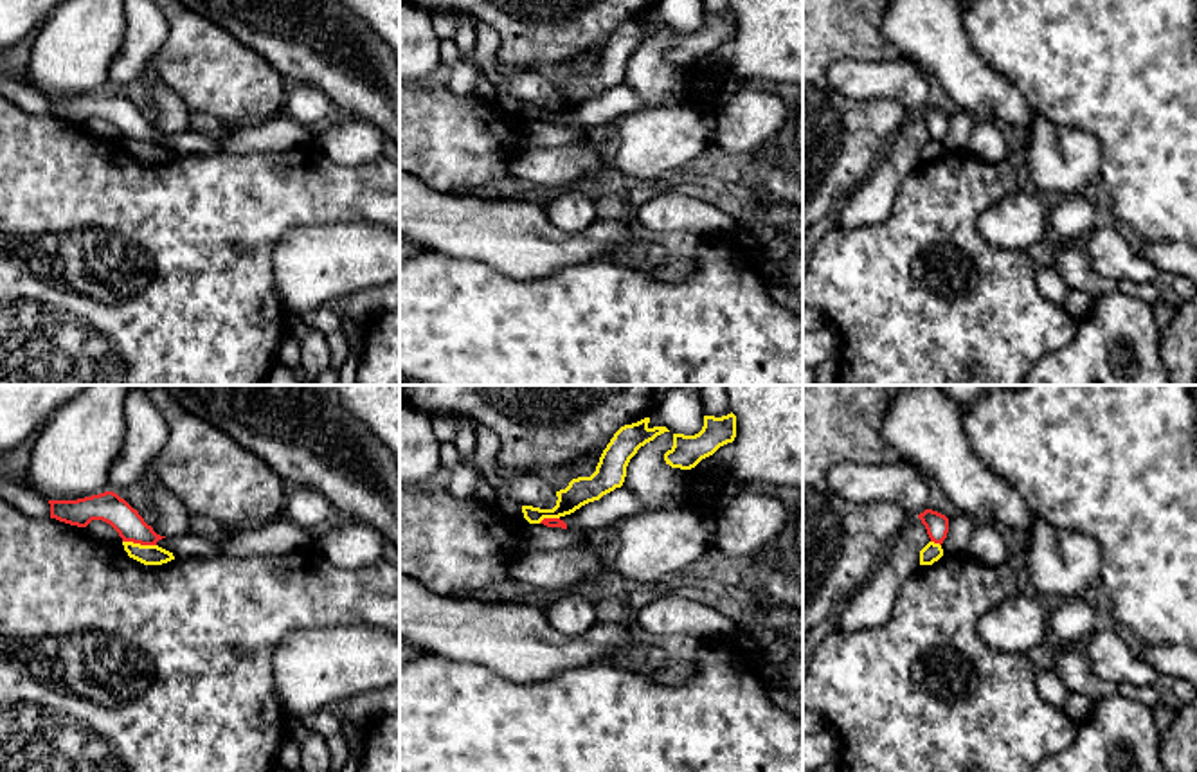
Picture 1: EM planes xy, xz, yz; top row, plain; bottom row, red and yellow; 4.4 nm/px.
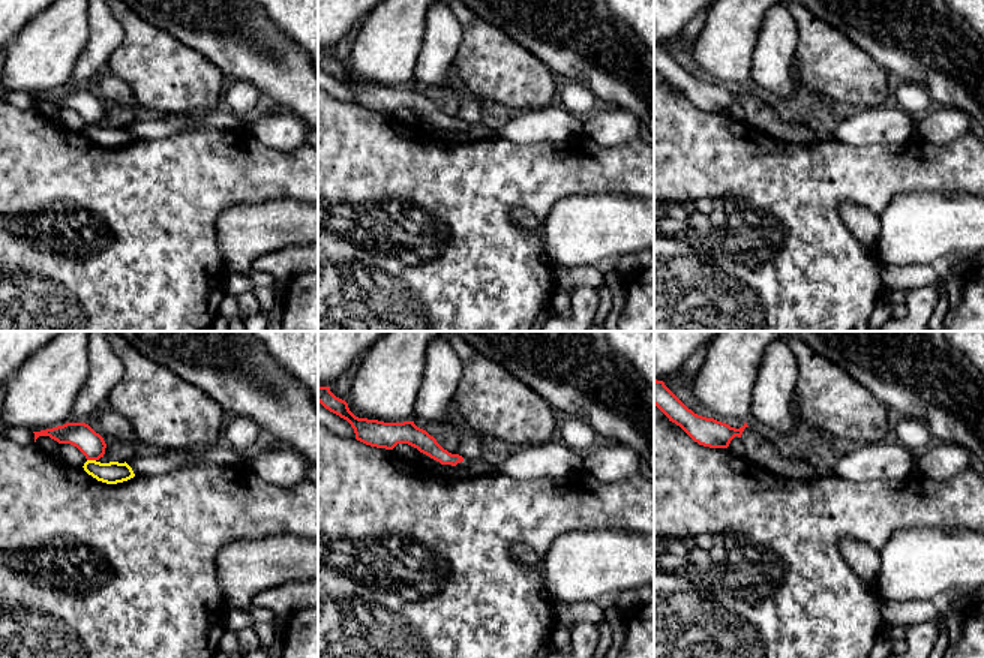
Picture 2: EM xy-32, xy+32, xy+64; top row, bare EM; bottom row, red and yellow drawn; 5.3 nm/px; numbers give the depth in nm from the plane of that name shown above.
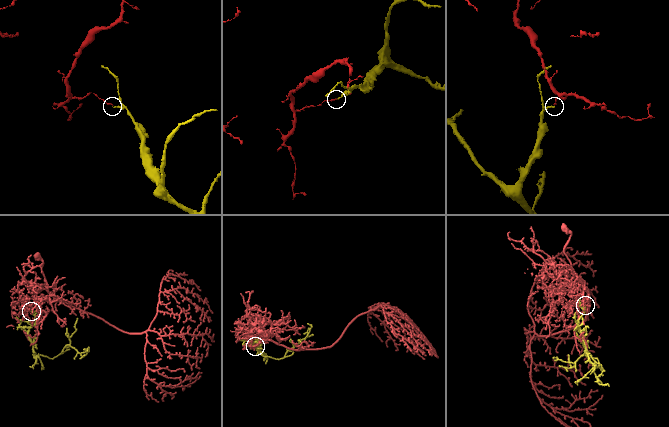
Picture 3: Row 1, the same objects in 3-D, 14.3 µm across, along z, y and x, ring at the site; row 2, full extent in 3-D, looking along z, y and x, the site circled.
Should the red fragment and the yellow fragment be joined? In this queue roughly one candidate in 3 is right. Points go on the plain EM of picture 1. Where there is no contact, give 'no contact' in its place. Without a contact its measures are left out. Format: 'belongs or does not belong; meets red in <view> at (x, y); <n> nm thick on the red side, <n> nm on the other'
does not belong; meets red in xy at (139, 139); 140 nm thick on the red side, 100 nm on the other

